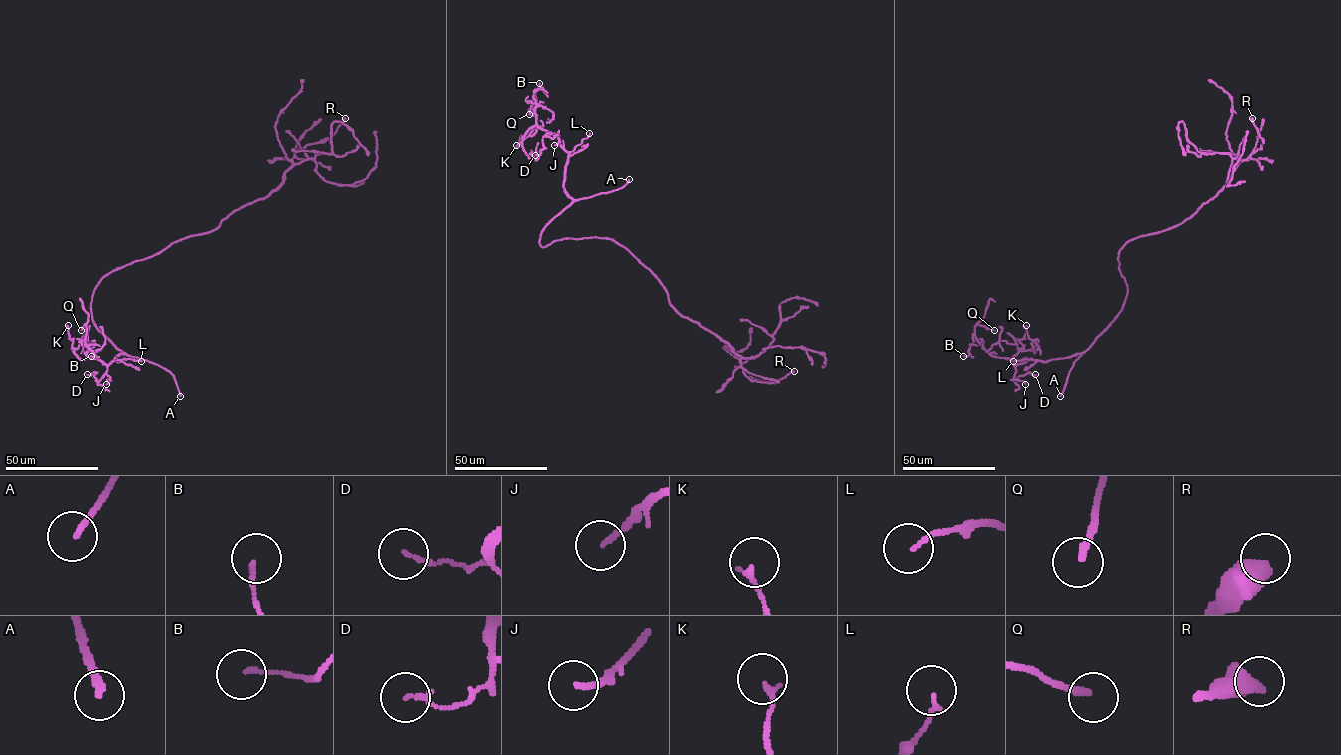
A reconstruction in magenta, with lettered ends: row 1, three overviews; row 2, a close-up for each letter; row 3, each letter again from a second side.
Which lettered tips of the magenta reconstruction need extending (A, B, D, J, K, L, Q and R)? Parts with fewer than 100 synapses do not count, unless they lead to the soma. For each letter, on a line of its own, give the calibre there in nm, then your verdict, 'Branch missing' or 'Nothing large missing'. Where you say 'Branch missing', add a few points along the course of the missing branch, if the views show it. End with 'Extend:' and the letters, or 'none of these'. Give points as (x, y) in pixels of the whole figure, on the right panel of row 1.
A: Thickness 180 nm. Branch missing
B: Thickness 110 nm. Nothing large missing
D: Thickness 110 nm. Nothing large missing
J: Thickness 150 nm. Nothing large missing
K: Thickness 180 nm. Nothing large missing
L: Thickness 120 nm. Nothing large missing
Q: Thickness 180 nm. Nothing large missing
R: Thickness 550 nm. Nothing large missing
Extend: A

